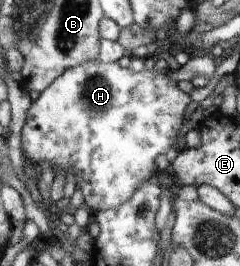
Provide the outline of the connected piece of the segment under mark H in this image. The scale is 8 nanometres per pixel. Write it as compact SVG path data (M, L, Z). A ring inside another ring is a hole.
M99 60L68 69L31 103L21 128L19 146L26 160L36 166L39 162L49 163L55 175L72 170L77 187L82 192L83 205L95 212L116 209L132 200L145 180L155 172L155 158L159 154L169 155L169 148L177 142L177 132L183 124L183 112L191 102L173 80L169 84L165 73L156 71L155 80L151 70L143 69L143 72L135 73L118 62L105 64Z

